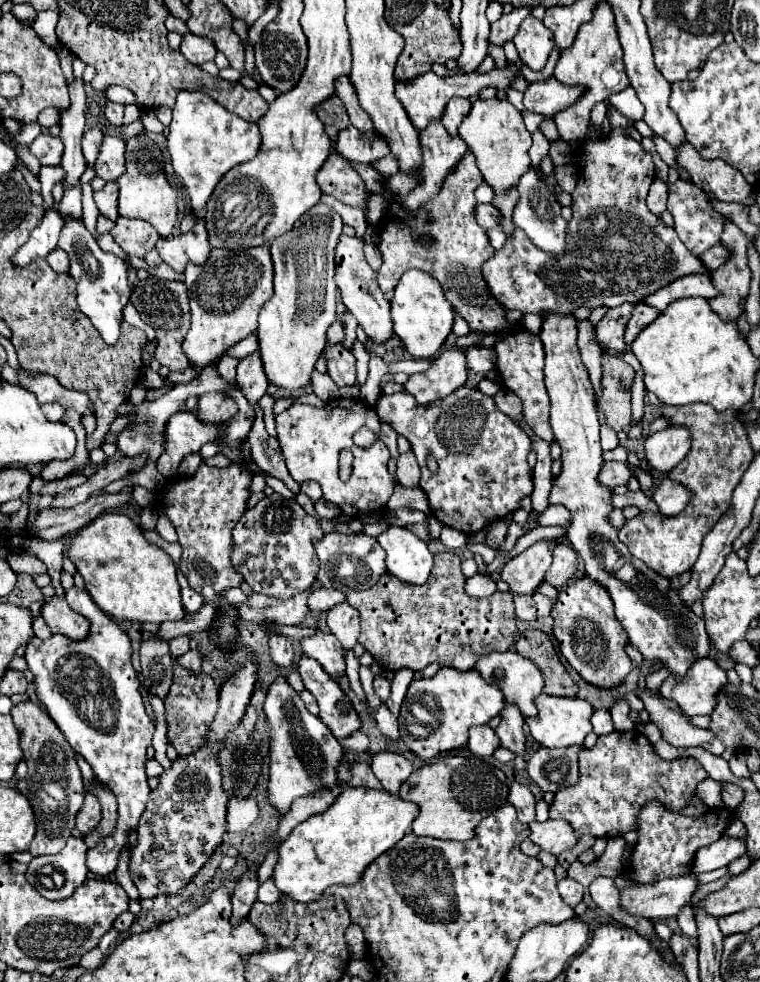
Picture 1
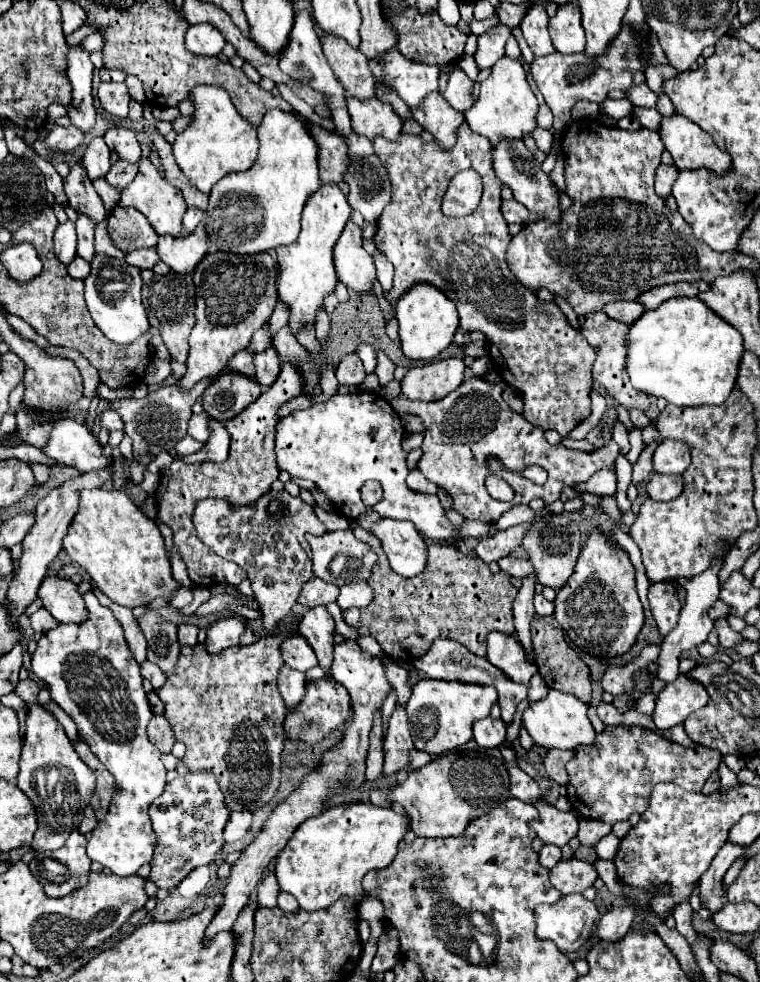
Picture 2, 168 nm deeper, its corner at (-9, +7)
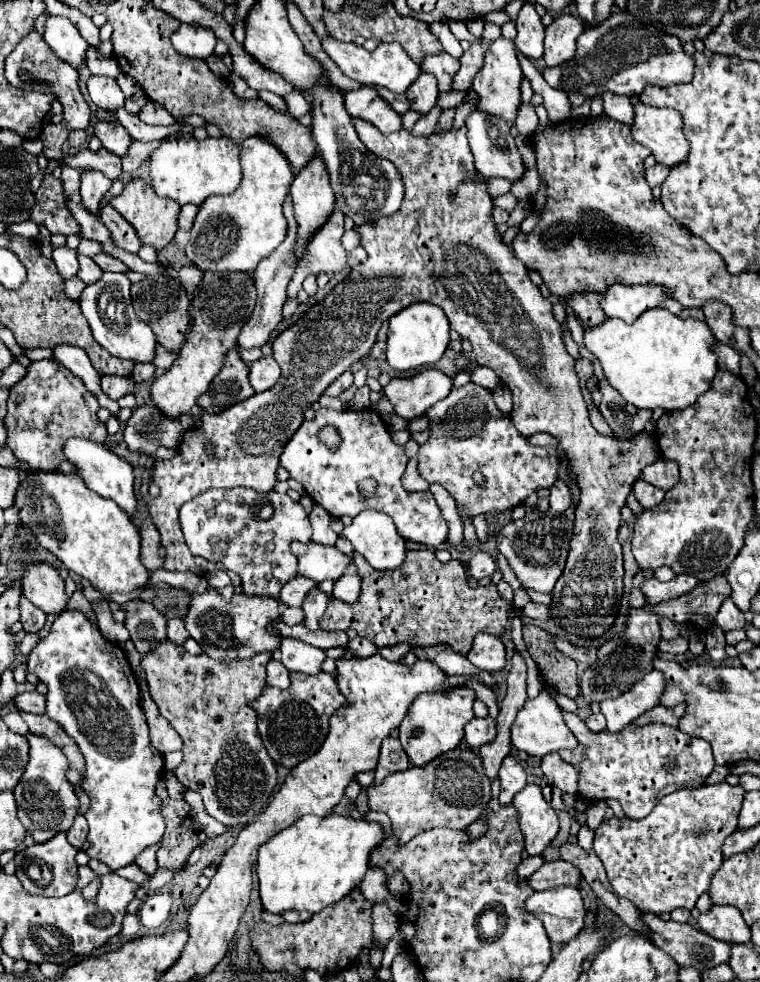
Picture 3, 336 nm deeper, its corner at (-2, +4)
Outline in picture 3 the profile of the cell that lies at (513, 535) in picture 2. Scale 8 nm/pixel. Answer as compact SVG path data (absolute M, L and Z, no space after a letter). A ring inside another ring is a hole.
M478 551L472 555L472 559L468 563L468 577L470 579L480 581L482 577L492 577L494 571L496 571L496 561L488 553Z

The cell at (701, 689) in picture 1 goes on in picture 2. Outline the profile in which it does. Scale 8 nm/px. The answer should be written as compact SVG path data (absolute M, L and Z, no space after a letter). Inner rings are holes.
M679 674L679 680L673 680L657 694L653 722L659 730L681 724L691 712L707 706L707 698L707 690L697 680Z

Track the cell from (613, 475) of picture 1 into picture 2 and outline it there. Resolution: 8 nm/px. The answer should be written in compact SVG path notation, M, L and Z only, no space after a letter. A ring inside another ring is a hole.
M599 470L591 480L575 486L575 490L581 492L593 492L593 494L615 494L617 492L617 472L615 470Z

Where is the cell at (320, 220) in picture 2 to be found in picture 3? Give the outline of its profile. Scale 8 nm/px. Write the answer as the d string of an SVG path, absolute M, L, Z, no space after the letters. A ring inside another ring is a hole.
M320 155L312 157L312 161L308 161L308 167L302 167L296 173L296 179L292 181L292 189L290 195L294 199L294 213L296 213L296 221L300 225L298 229L298 243L294 253L298 255L298 259L302 259L304 251L306 251L306 241L314 235L314 231L324 225L324 221L328 219L328 215L334 211L334 191L330 187L330 175L328 169L324 165L324 161L320 159Z

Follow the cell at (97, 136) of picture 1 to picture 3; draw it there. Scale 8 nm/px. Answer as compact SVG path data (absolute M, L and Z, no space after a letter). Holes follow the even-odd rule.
M88 169L82 173L82 183L80 183L80 197L82 205L88 213L98 215L100 213L100 201L112 187L112 181L104 177L100 171Z

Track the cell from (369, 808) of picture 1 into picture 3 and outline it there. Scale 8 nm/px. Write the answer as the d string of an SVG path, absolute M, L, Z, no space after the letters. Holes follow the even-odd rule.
M304 815L294 825L276 833L258 851L256 875L260 883L262 907L268 913L284 911L318 913L344 899L360 885L368 871L370 853L380 845L384 833L378 823L342 815Z

